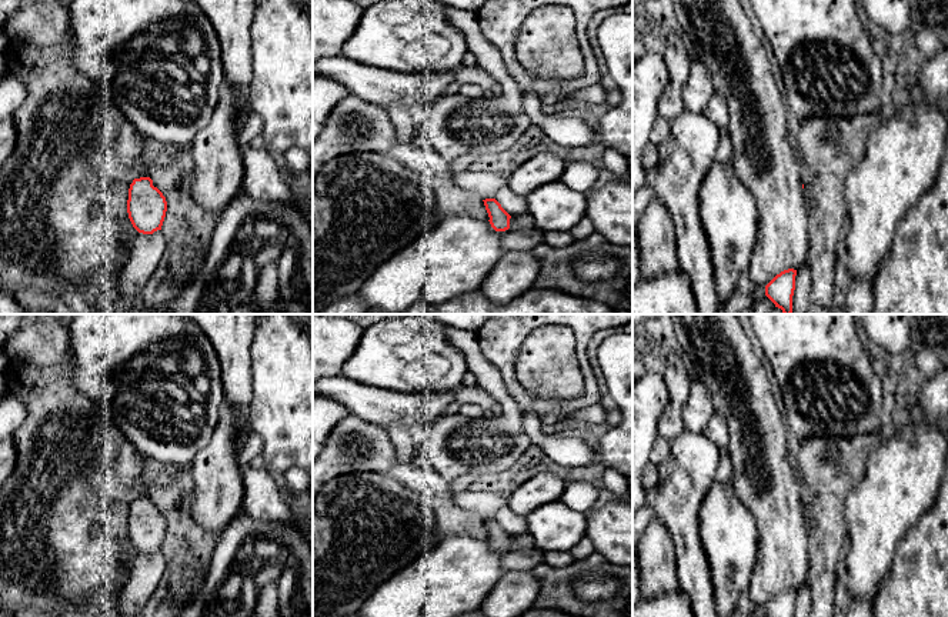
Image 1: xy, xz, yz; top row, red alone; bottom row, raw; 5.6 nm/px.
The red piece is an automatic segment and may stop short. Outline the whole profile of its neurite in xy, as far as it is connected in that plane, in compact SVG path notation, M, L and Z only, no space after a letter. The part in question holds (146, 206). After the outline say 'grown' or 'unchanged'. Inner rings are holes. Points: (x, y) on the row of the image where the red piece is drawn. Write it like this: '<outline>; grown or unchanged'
M150 177L134 179L128 189L127 213L133 227L143 234L161 230L167 211L163 193Z; unchanged

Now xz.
M495 199L483 200L490 217L490 224L495 231L505 231L510 229L511 216L501 207Z; unchanged

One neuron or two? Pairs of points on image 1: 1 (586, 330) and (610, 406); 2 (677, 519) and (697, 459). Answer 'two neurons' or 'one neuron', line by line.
1: two neurons
2: one neuron

